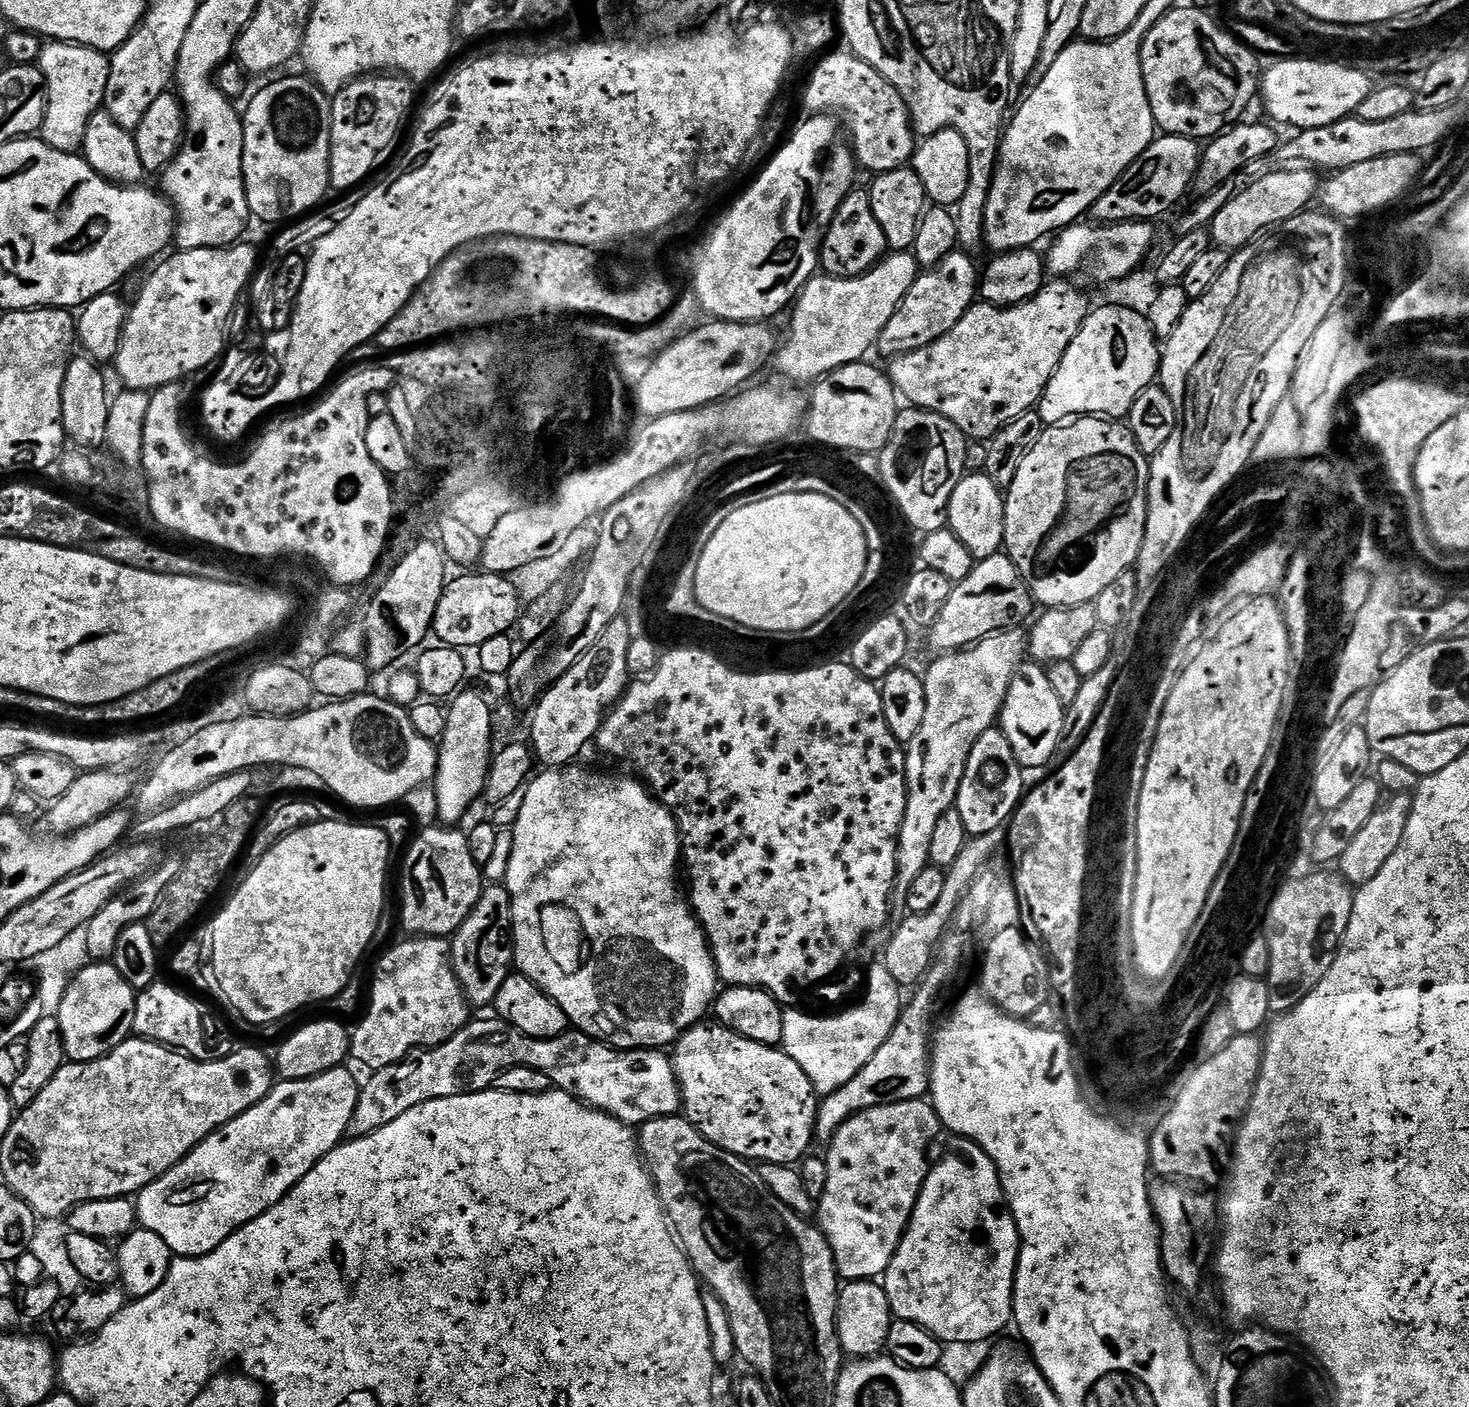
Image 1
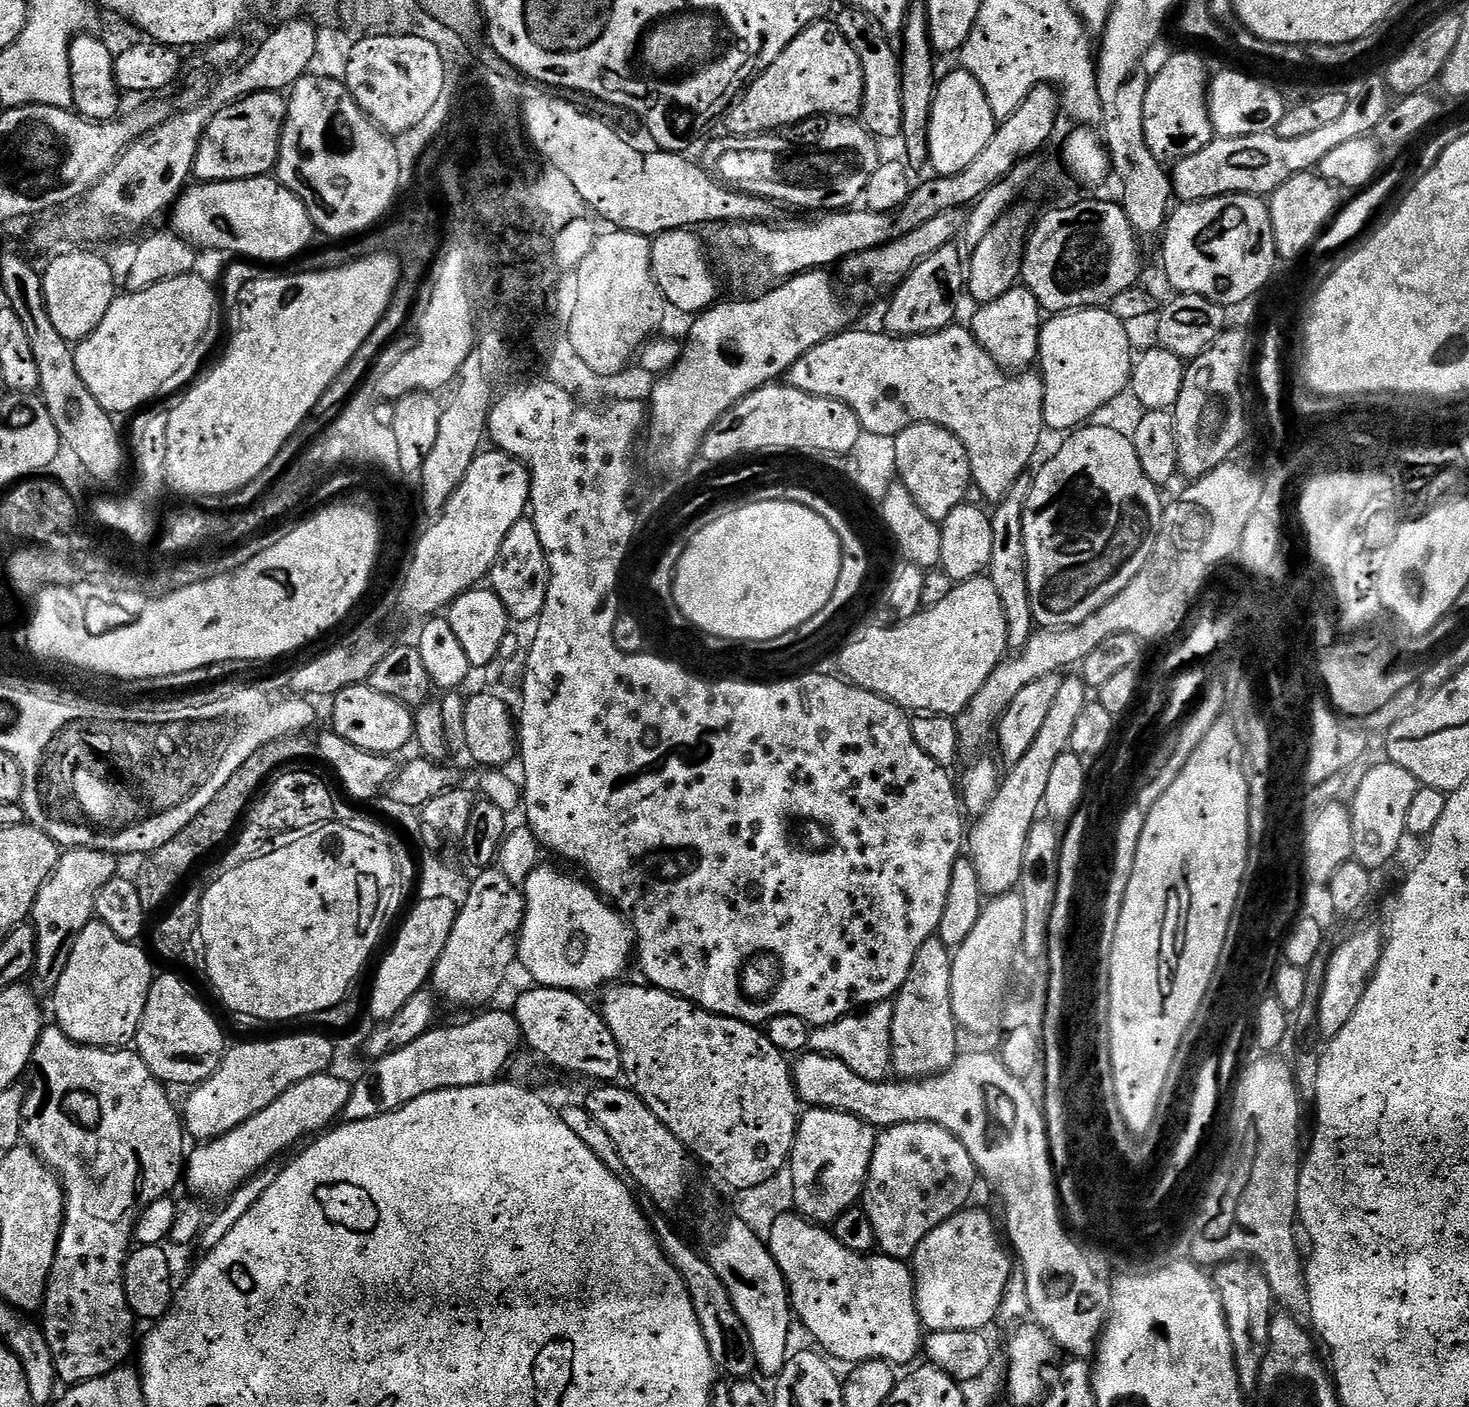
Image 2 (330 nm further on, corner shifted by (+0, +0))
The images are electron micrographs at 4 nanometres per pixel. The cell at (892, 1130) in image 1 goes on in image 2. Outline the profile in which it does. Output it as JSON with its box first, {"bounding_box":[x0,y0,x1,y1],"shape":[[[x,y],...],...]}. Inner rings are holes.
{"bounding_box":[862,1122,978,1261],"shape":[[[910,1122],[883,1129],[876,1138],[862,1197],[862,1207],[870,1218],[870,1226],[874,1226],[879,1251],[895,1260],[911,1261],[918,1246],[939,1224],[969,1207],[968,1199],[976,1188],[976,1180],[978,1173],[970,1154],[966,1154],[966,1146],[942,1126]]]}

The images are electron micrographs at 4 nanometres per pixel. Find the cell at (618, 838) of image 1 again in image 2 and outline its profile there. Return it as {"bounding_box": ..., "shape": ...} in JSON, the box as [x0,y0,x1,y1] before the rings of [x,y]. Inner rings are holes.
{"bounding_box":[516,863,634,994],"shape":[[[541,863],[522,886],[524,893],[524,921],[522,922],[522,930],[520,931],[520,943],[516,945],[516,955],[518,957],[519,967],[524,967],[526,971],[532,975],[531,983],[542,988],[561,988],[562,990],[570,990],[571,992],[579,992],[581,994],[589,994],[597,988],[603,989],[605,986],[611,985],[613,982],[619,981],[620,976],[628,968],[628,963],[634,960],[634,937],[632,929],[628,926],[628,921],[616,911],[613,905],[609,904],[595,887],[590,886],[587,879],[579,880],[576,876],[571,876],[568,872],[559,872],[550,865]]]}

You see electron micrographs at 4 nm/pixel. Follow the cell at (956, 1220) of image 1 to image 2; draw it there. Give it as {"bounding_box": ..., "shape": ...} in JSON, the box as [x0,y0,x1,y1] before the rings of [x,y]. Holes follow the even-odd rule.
{"bounding_box":[910,1211,1014,1333],"shape":[[[972,1211],[957,1212],[939,1224],[910,1261],[916,1282],[916,1309],[929,1333],[987,1329],[987,1324],[997,1319],[1003,1292],[1013,1276],[1014,1260],[1002,1243],[997,1221],[995,1224],[986,1213]]]}

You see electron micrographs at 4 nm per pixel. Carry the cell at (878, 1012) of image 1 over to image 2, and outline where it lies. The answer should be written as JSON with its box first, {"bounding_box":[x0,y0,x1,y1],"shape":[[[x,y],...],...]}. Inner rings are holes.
{"bounding_box":[809,1001,893,1083],"shape":[[[889,1001],[871,1005],[863,1014],[849,1014],[809,1033],[809,1049],[836,1057],[867,1081],[879,1083],[887,1077],[892,1059],[893,1008]]]}

